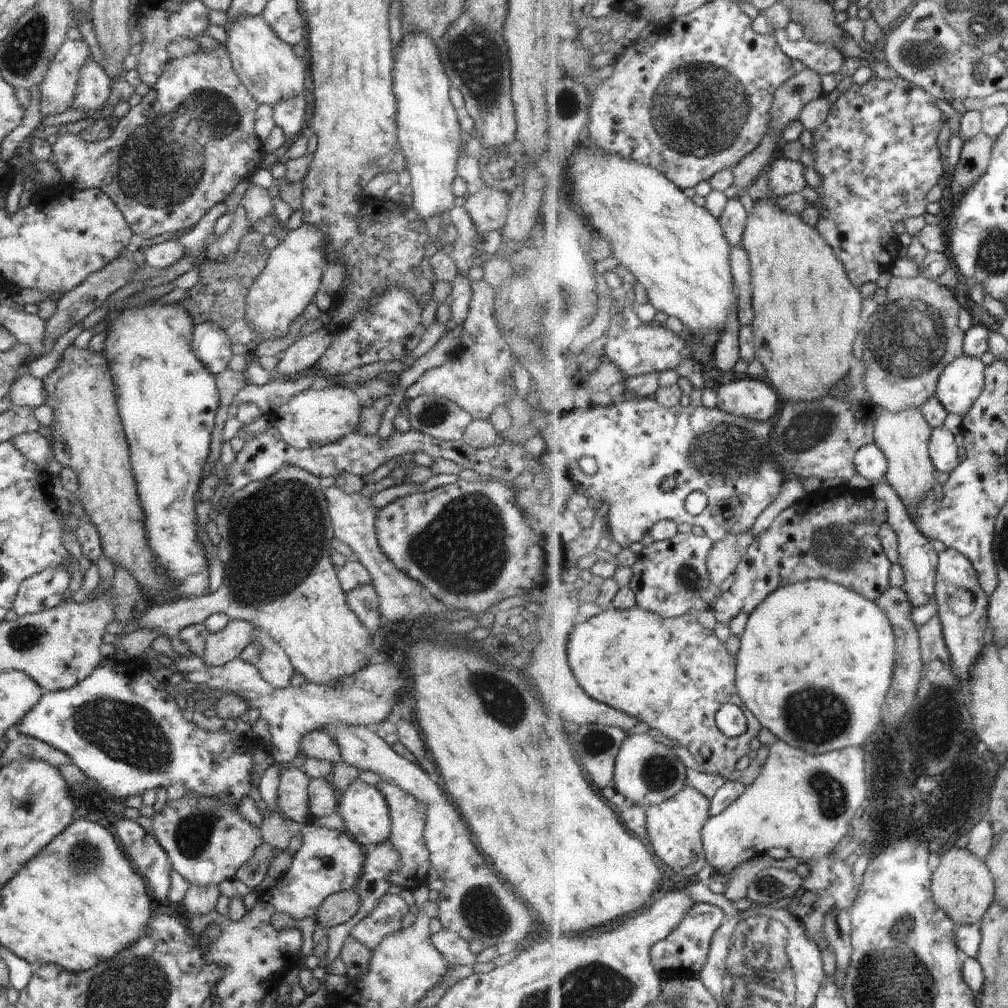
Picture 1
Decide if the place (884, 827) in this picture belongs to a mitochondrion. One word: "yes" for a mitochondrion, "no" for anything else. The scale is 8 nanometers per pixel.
no

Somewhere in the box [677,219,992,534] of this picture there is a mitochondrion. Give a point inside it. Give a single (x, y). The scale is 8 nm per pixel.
(910, 337)

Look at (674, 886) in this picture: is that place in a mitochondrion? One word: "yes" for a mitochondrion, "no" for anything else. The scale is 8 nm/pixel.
no

